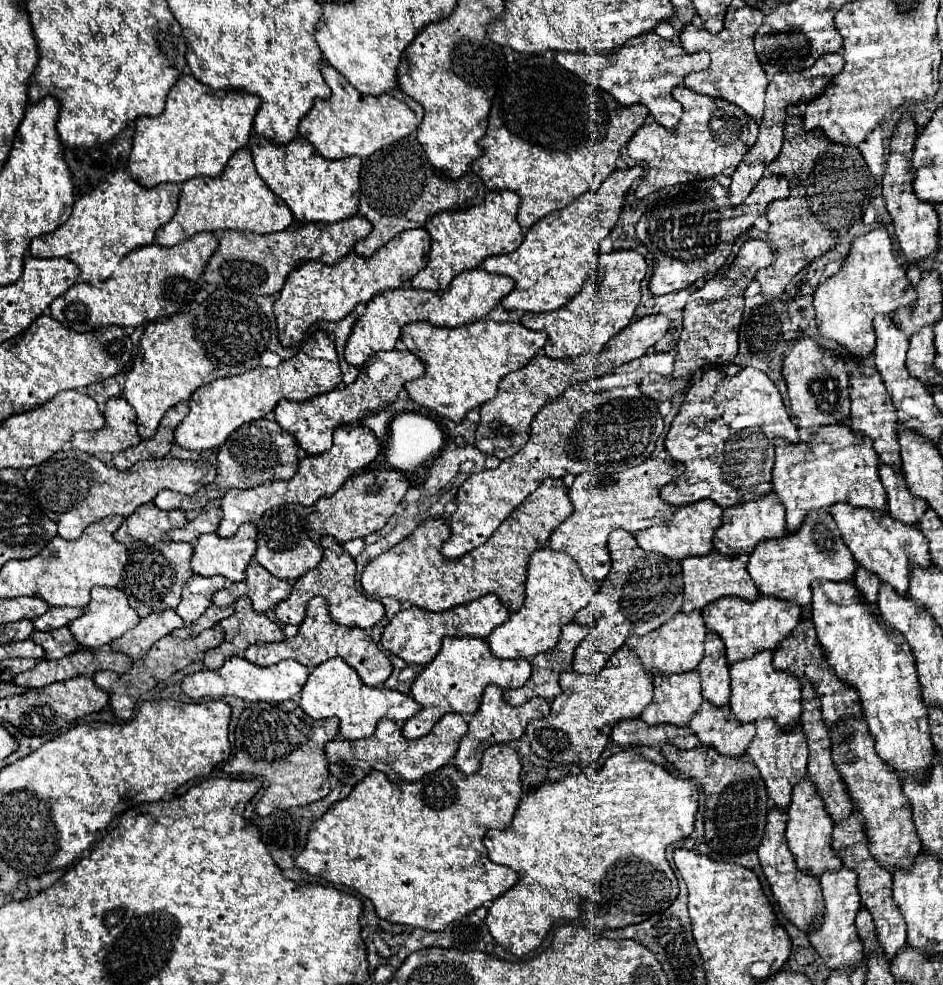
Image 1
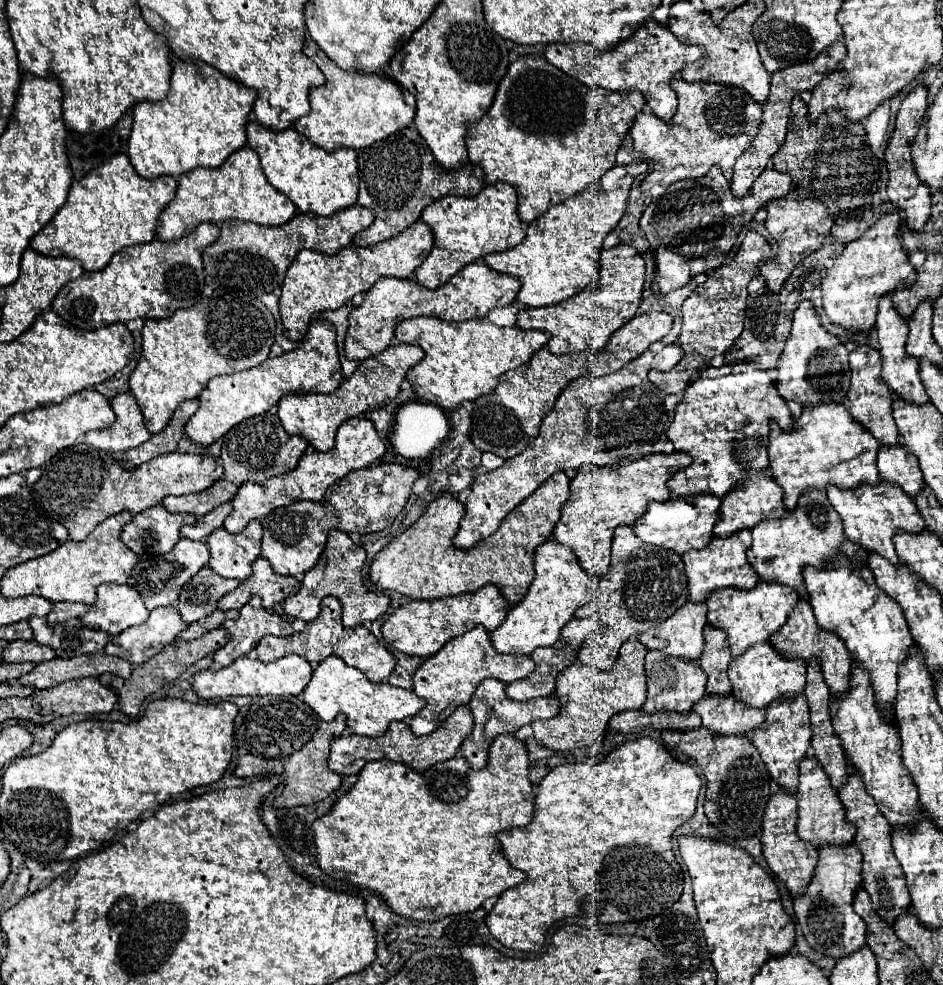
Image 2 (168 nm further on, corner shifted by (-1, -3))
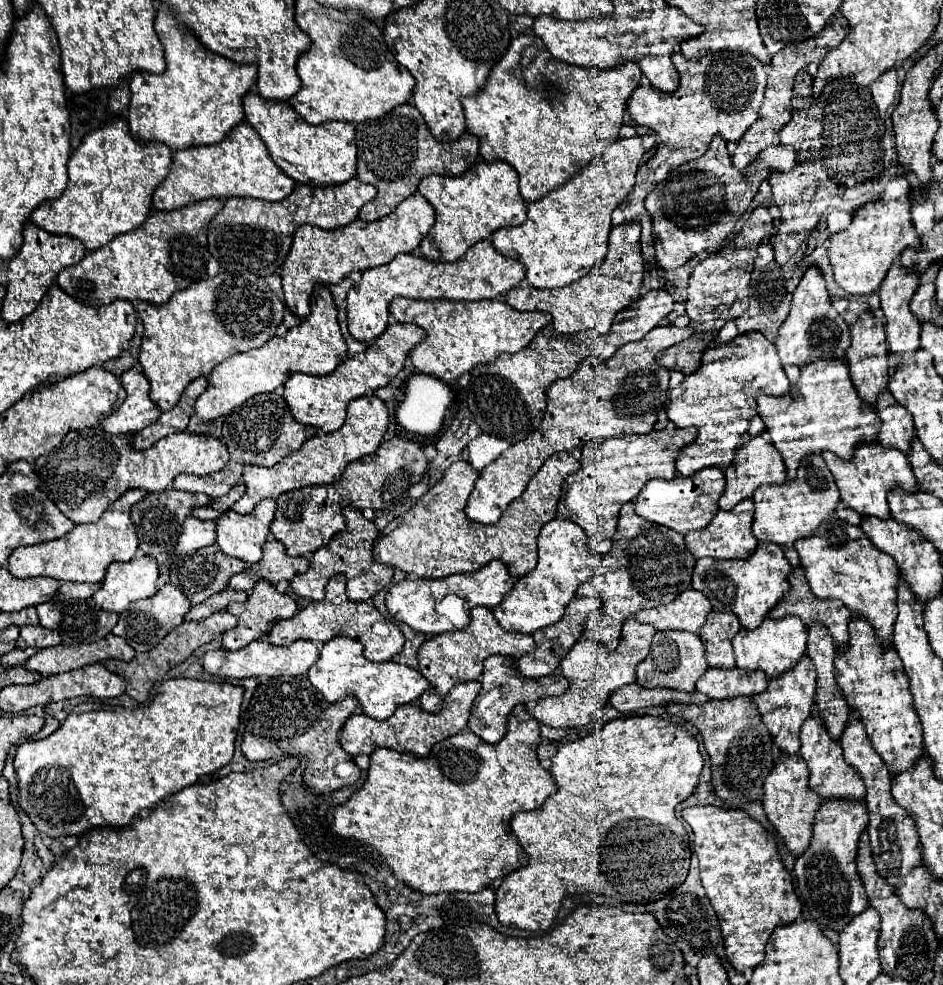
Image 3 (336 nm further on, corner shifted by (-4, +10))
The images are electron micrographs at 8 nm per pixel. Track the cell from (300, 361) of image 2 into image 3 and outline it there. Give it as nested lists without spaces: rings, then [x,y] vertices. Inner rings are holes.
[[[317,285],[311,297],[311,313],[297,327],[291,327],[283,337],[273,337],[263,347],[235,353],[219,363],[209,375],[209,387],[195,403],[195,413],[203,421],[231,413],[257,393],[271,393],[281,387],[293,373],[327,375],[347,359],[347,345],[337,323],[337,309],[325,285]]]

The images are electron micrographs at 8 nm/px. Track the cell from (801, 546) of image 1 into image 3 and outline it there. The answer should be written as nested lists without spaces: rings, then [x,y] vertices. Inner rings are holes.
[[[807,455],[803,463],[799,463],[797,477],[789,479],[781,485],[763,485],[753,493],[755,501],[755,521],[753,535],[759,541],[773,541],[779,547],[793,547],[797,539],[811,537],[815,527],[823,521],[823,517],[835,513],[839,503],[839,489],[835,487],[835,479],[821,455]]]

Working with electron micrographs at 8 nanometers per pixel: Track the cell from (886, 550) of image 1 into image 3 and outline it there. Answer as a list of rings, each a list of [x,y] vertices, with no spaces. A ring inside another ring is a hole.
[[[877,441],[873,443],[863,443],[857,447],[855,455],[849,461],[839,459],[837,455],[831,455],[831,451],[821,455],[829,467],[829,471],[835,477],[835,483],[839,487],[841,493],[841,501],[855,509],[861,515],[873,515],[879,519],[889,519],[889,505],[887,505],[887,493],[899,485],[901,489],[915,489],[917,487],[917,479],[911,471],[909,459],[895,451],[893,447],[879,447]]]

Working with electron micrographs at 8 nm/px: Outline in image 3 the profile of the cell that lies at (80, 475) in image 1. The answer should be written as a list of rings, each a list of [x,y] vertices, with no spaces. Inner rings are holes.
[[[93,427],[67,433],[57,449],[35,461],[35,473],[41,481],[41,491],[65,517],[79,525],[99,521],[105,509],[127,489],[141,487],[145,491],[163,491],[179,473],[195,473],[203,477],[221,471],[227,461],[227,447],[211,435],[183,431],[163,437],[145,451],[137,451],[125,437],[109,435],[101,427]]]

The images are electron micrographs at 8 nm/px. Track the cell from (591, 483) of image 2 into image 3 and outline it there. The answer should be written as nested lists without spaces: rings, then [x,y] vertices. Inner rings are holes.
[[[695,427],[663,429],[647,435],[633,435],[623,439],[607,439],[605,443],[589,441],[583,447],[581,469],[567,477],[561,489],[557,511],[561,517],[575,521],[587,535],[587,545],[605,555],[611,549],[611,539],[617,529],[619,509],[623,503],[633,501],[649,479],[673,479],[675,459],[679,451],[697,437]]]

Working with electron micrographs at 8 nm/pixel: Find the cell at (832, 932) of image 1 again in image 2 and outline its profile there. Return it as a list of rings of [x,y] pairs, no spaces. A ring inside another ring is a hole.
[[[854,844],[846,848],[834,848],[834,846],[820,848],[820,860],[812,884],[808,886],[808,892],[800,896],[800,900],[798,898],[794,900],[796,920],[804,932],[806,942],[816,952],[832,956],[834,960],[842,960],[844,956],[850,956],[852,952],[858,952],[858,948],[866,946],[866,924],[852,910],[852,900],[860,886],[862,886],[862,856],[858,848],[854,848]]]

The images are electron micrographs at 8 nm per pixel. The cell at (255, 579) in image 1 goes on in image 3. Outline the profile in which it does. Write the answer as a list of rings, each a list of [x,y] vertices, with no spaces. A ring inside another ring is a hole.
[[[271,539],[263,545],[263,559],[259,563],[249,565],[243,573],[231,577],[229,587],[235,591],[251,591],[257,581],[265,579],[277,585],[281,579],[293,579],[295,575],[309,569],[309,561],[305,557],[287,555],[283,543]]]

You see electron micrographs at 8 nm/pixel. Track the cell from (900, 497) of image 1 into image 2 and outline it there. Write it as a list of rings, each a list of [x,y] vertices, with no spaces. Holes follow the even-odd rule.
[[[882,446],[882,450],[878,450],[878,472],[884,482],[900,486],[910,498],[914,498],[924,488],[918,460],[908,450]]]

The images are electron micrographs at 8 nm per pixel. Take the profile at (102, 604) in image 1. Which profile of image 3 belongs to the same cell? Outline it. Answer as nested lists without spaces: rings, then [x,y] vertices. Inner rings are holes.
[[[135,557],[127,563],[111,563],[103,587],[93,595],[95,603],[107,611],[121,613],[129,603],[157,593],[159,565],[155,557]]]

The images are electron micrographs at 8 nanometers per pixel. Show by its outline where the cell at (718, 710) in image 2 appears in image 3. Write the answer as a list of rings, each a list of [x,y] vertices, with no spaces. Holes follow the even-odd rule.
[[[707,669],[697,681],[697,691],[709,699],[731,699],[737,695],[757,695],[767,689],[767,677],[763,671],[739,671],[733,669]]]

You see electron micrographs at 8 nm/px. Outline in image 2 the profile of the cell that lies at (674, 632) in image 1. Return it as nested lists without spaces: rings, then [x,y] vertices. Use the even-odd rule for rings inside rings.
[[[686,602],[674,616],[660,626],[638,634],[636,638],[648,648],[686,662],[696,662],[704,652],[702,630],[706,626],[706,604]]]

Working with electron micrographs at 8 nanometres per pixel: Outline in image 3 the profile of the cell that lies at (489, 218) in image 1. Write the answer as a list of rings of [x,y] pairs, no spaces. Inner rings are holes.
[[[477,161],[473,167],[469,167],[463,175],[459,177],[441,177],[441,175],[427,175],[417,189],[423,197],[429,199],[429,203],[435,209],[435,225],[431,227],[429,235],[425,235],[425,239],[419,245],[419,253],[429,259],[429,261],[457,261],[465,255],[465,251],[475,245],[477,241],[483,241],[485,237],[491,237],[493,231],[501,229],[501,227],[513,227],[513,225],[521,225],[525,221],[525,201],[519,195],[519,187],[517,187],[517,171],[505,163],[505,161]]]

